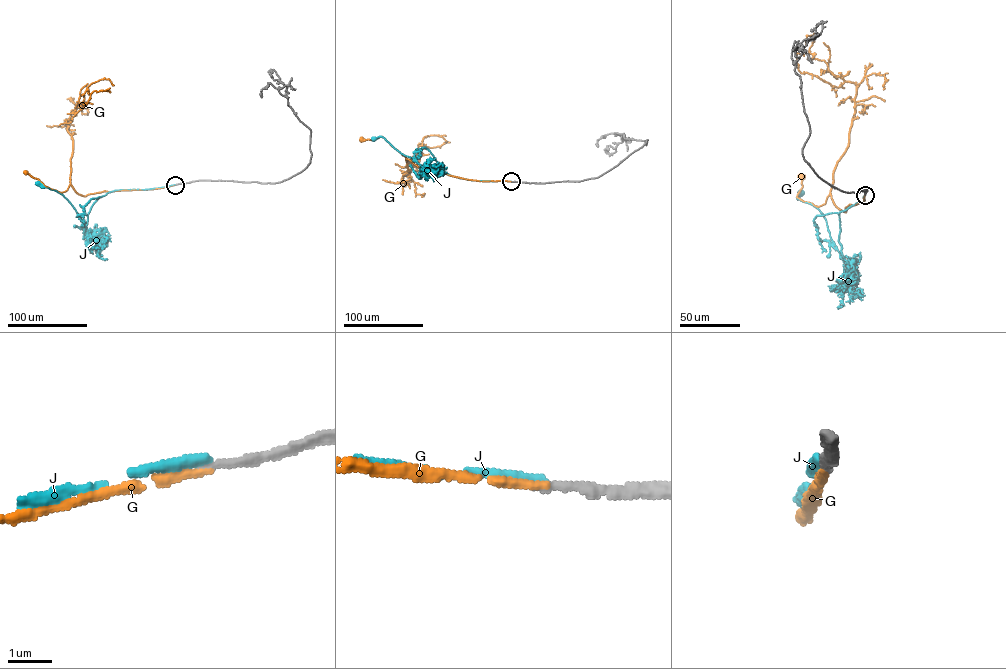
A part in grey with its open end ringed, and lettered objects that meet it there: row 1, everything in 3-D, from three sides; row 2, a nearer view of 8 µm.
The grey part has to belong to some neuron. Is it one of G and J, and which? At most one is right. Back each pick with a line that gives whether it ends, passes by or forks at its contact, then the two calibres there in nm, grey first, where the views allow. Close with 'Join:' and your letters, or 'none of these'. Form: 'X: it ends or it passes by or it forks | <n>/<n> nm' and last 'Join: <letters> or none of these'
G: it ends | 200/200 nm
Join: G

